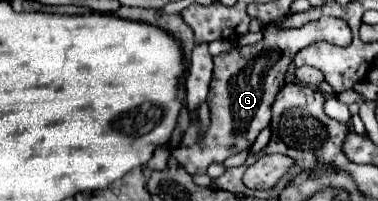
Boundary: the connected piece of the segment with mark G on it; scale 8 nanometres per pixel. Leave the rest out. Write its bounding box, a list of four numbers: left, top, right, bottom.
[173,23,303,175]

